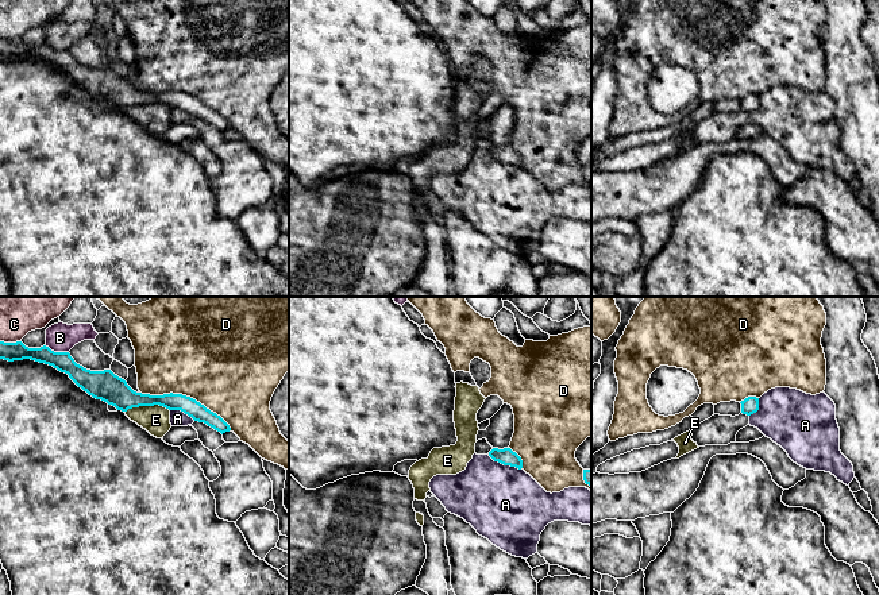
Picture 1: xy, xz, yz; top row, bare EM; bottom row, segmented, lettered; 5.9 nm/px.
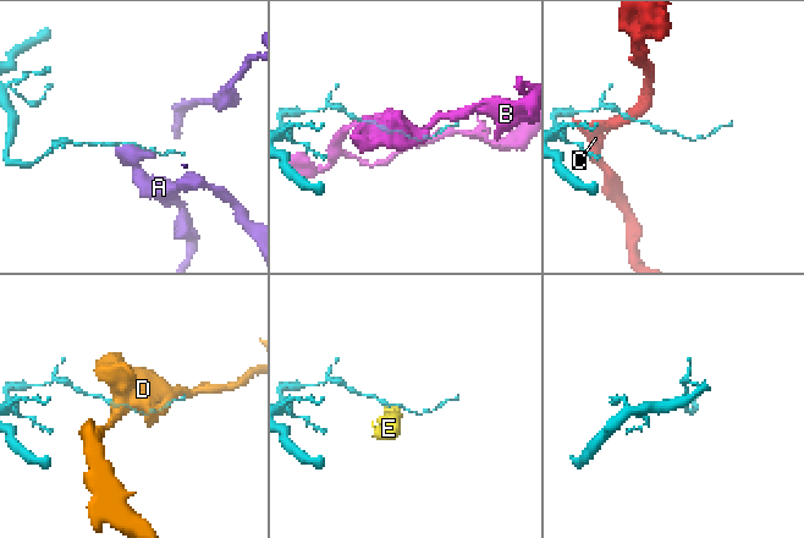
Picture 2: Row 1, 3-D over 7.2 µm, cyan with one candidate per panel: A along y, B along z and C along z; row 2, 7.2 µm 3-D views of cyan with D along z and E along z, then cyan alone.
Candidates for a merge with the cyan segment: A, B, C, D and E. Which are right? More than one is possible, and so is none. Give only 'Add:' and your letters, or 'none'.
Add: none

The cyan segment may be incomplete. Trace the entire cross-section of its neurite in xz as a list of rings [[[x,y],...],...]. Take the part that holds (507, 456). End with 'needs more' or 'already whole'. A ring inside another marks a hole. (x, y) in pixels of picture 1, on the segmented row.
[[[493,448],[489,452],[489,456],[494,461],[498,461],[498,463],[501,463],[504,465],[516,467],[518,470],[523,468],[521,457],[516,452],[513,452],[510,448],[504,448],[504,449]]]; already whole

